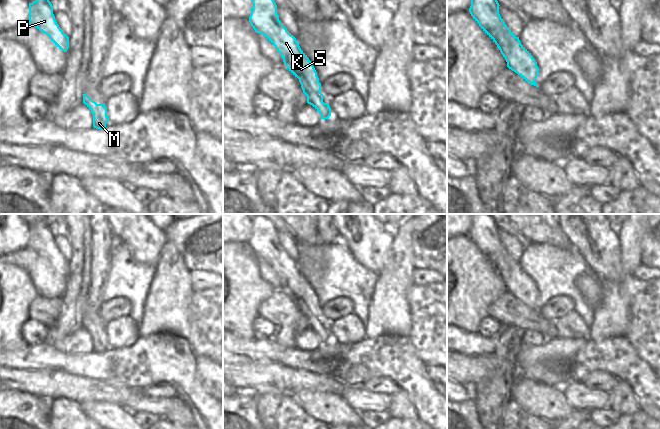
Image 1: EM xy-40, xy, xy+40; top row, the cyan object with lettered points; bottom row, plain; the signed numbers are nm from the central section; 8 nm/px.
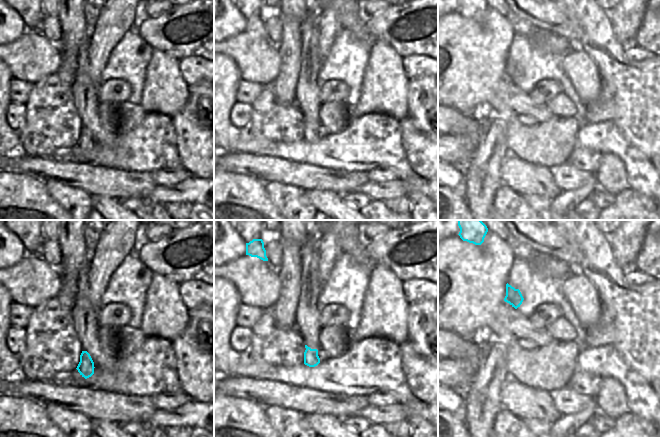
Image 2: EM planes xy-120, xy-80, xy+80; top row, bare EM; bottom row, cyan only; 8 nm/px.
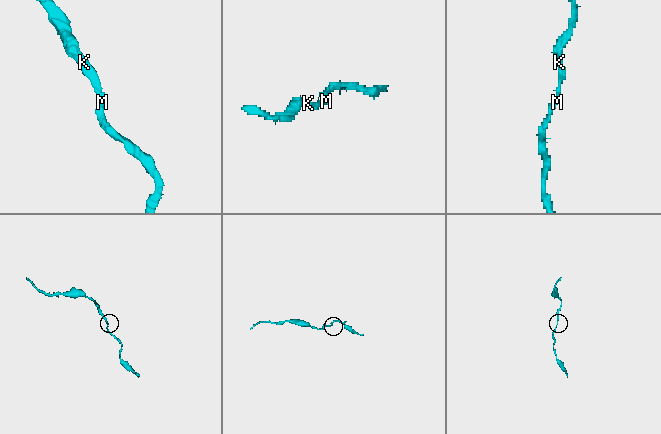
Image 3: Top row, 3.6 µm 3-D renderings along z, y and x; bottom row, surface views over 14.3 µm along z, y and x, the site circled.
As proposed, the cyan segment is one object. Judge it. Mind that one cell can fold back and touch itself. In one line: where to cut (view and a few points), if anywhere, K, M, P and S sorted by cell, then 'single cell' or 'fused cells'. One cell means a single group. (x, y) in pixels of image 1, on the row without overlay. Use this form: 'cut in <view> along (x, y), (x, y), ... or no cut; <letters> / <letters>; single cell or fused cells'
no cut; K M P S; single cell

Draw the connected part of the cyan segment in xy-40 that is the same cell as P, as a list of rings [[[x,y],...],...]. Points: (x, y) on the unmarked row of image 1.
[[[40,221],[29,227],[29,244],[27,247],[48,259],[59,273],[67,276],[69,261],[57,248],[53,238],[53,230],[48,221]]]

